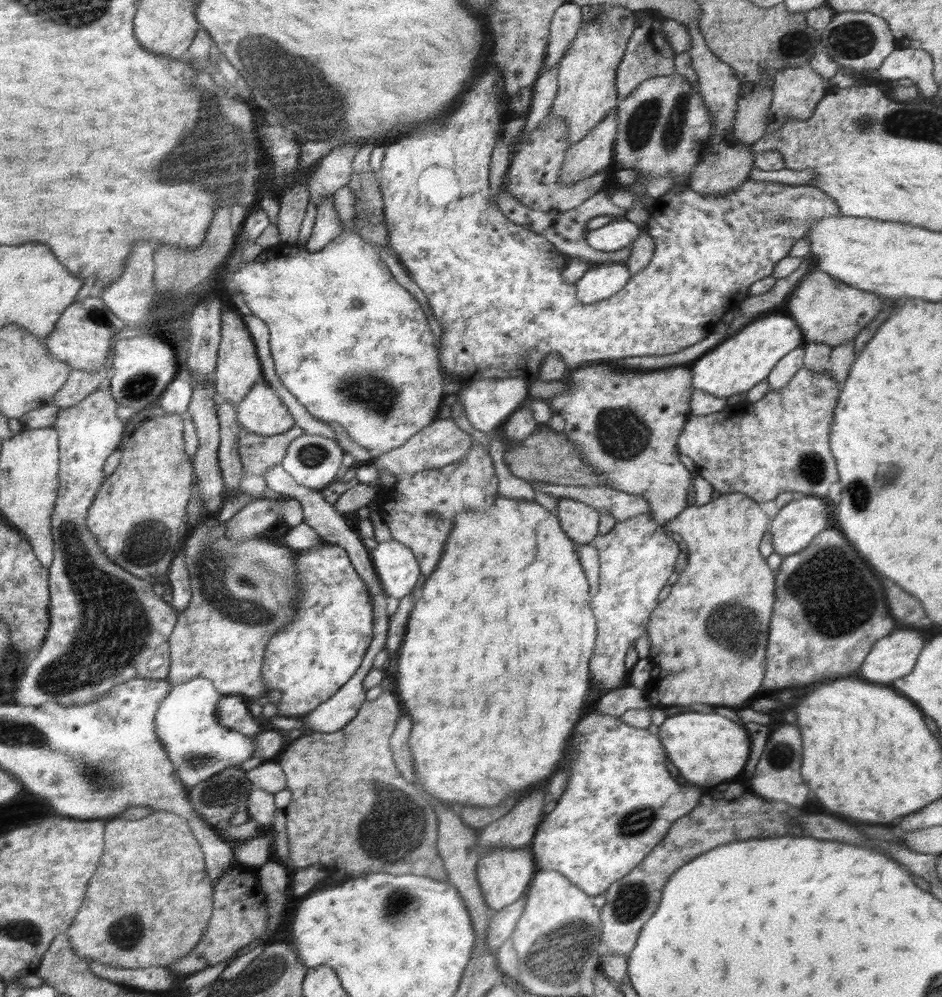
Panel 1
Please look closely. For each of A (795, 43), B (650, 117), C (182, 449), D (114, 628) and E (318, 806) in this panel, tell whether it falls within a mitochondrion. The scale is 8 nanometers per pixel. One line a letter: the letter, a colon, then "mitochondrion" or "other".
A: mitochondrion
B: mitochondrion
C: other
D: mitochondrion
E: other

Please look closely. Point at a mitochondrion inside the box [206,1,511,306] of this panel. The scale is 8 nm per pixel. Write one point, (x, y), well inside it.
(322, 107)

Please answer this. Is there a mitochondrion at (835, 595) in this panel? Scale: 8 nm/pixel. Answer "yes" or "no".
yes

